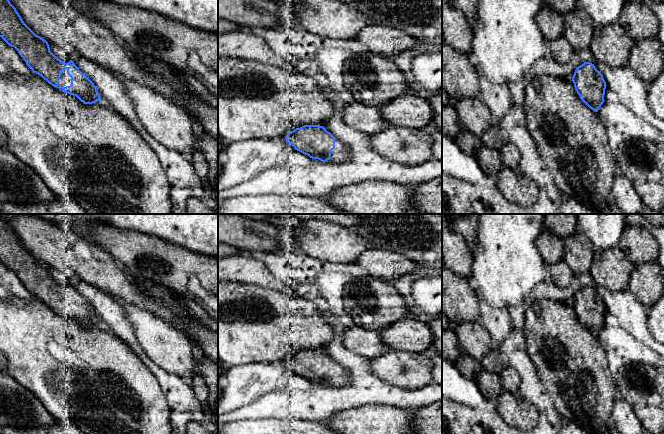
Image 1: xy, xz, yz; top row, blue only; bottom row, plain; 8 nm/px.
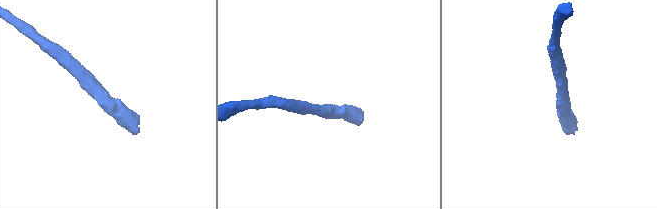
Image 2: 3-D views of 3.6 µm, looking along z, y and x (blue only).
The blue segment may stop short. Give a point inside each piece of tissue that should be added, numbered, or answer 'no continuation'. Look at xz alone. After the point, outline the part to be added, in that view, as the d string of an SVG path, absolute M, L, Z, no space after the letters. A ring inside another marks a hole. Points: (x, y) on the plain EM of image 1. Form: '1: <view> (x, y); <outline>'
1: xz (341, 376); M335 363L335 372L331 375L331 381L338 386L346 386L350 383L349 372L339 363Z

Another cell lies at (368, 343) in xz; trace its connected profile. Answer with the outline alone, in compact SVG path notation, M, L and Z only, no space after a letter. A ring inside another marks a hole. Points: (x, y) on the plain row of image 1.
M360 323L346 329L343 342L347 349L368 359L391 351L382 341L379 330L365 329Z

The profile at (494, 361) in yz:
M494 347L484 356L481 361L484 369L494 372L498 375L501 374L502 370L508 366L506 357Z

